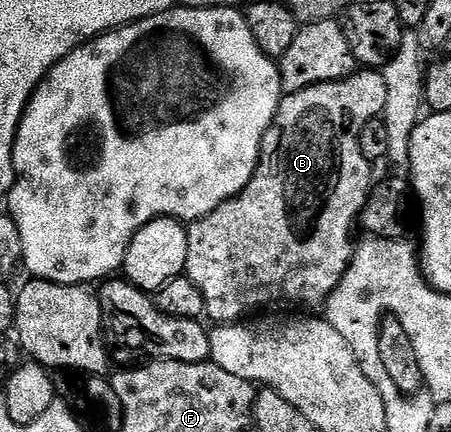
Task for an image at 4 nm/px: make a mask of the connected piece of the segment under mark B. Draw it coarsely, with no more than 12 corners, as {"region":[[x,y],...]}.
{"region":[[383,72],[280,98],[187,226],[207,320],[320,305],[374,188]]}

